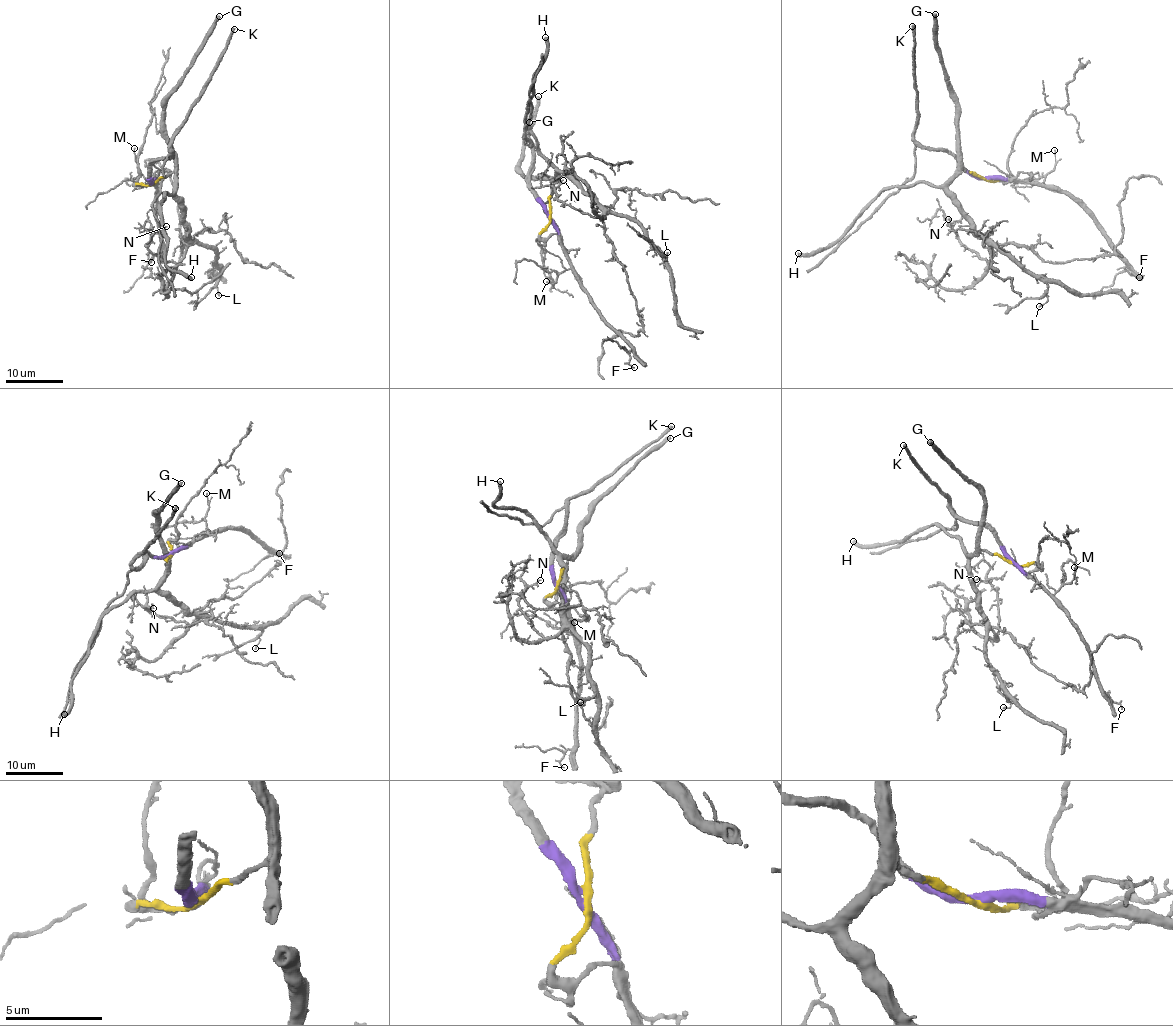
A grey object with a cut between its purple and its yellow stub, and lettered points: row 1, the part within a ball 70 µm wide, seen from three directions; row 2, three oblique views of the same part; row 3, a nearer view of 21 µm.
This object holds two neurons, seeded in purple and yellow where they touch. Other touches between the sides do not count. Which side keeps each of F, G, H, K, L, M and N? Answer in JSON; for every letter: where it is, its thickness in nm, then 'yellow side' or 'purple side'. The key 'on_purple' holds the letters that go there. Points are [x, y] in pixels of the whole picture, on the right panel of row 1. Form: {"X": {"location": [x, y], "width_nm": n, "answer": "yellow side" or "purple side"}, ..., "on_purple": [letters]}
{"F": {"location": [1139, 277], "width_nm": 100, "answer": "purple side"}, "G": {"location": [935, 14], "width_nm": 400, "answer": "yellow side"}, "H": {"location": [798, 253], "width_nm": 400, "answer": "yellow side"}, "K": {"location": [912, 26], "width_nm": 360, "answer": "purple side"}, "L": {"location": [1039, 306], "width_nm": 110, "answer": "yellow side"}, "M": {"location": [1054, 150], "width_nm": 110, "answer": "purple side"}, "N": {"location": [948, 219], "width_nm": 140, "answer": "yellow side"}, "on_purple": ["F", "K", "M"]}

